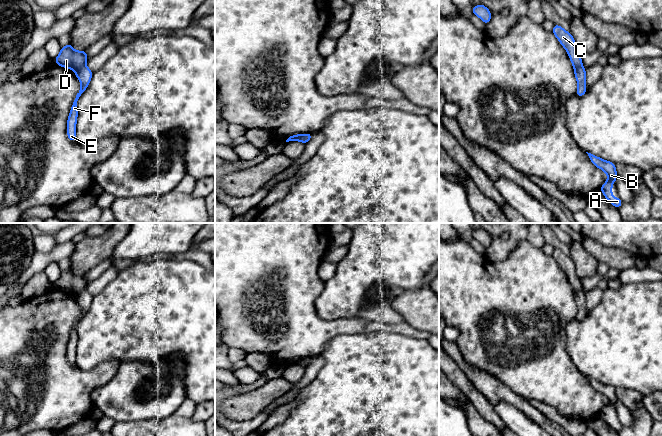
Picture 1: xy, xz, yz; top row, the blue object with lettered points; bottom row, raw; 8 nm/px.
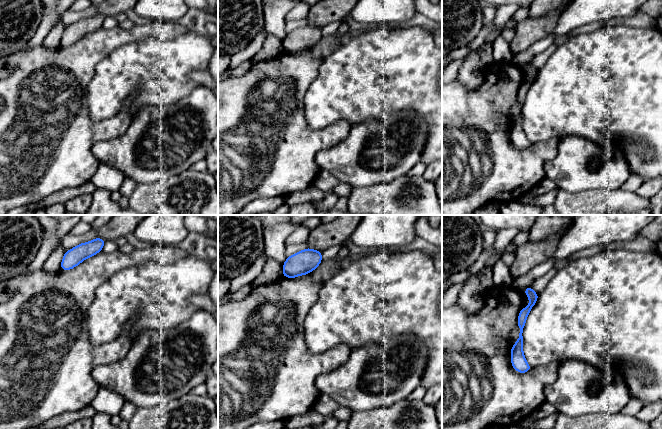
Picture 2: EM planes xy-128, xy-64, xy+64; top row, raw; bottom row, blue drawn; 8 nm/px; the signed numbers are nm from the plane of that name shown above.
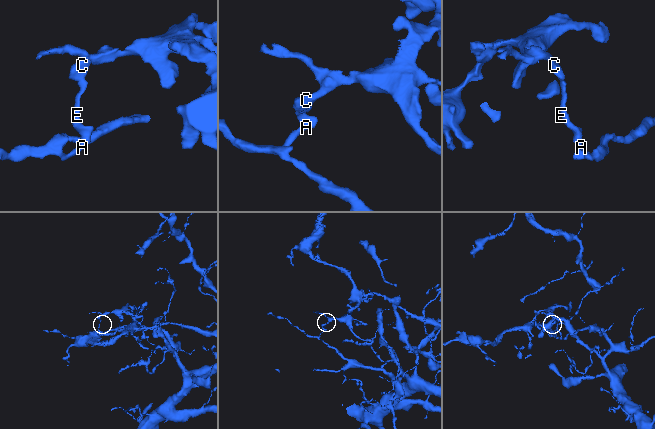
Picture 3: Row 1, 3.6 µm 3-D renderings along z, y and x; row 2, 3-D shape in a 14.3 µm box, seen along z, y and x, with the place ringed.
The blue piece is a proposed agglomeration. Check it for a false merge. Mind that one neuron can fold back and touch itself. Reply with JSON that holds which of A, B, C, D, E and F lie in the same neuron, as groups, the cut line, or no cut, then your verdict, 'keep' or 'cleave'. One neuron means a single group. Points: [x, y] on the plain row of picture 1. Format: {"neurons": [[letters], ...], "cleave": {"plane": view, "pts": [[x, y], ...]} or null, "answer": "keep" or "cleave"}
{"neurons": [["A", "B", "E", "F"], ["C", "D"]], "cleave": {"plane": "xy", "pts": [[84, 289], [74, 294]]}, "answer": "cleave"}

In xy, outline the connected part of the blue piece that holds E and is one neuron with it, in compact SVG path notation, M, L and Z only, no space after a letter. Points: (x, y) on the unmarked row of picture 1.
M87 290L79 291L75 293L74 296L81 307L81 312L78 315L76 322L71 330L70 338L67 344L67 360L72 366L76 364L76 346L78 340L77 325L87 313L93 298L93 296Z

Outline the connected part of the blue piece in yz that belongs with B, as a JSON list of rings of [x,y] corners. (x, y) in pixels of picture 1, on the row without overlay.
[[[586,377],[588,378],[593,389],[602,393],[608,399],[608,404],[600,412],[601,416],[613,430],[620,432],[623,426],[618,421],[612,420],[612,408],[615,407],[616,402],[618,401],[615,387],[603,384],[591,377]]]

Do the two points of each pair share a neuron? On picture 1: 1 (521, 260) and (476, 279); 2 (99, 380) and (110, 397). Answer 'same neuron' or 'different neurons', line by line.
1: same neuron
2: different neurons

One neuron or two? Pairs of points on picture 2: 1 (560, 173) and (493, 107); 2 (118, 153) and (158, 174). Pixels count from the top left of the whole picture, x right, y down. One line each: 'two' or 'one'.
1: two
2: one

